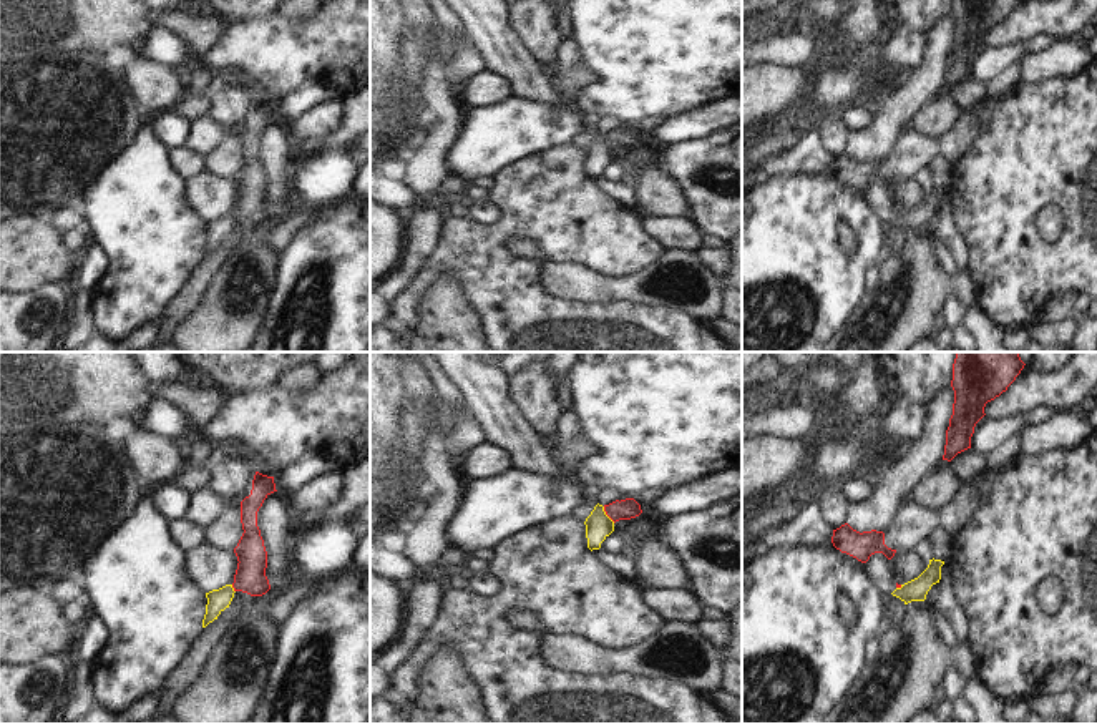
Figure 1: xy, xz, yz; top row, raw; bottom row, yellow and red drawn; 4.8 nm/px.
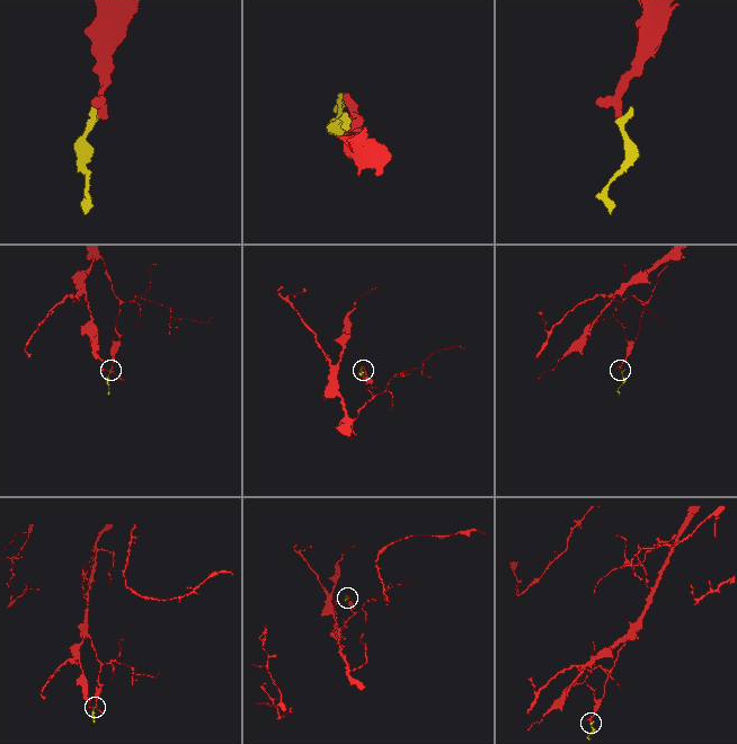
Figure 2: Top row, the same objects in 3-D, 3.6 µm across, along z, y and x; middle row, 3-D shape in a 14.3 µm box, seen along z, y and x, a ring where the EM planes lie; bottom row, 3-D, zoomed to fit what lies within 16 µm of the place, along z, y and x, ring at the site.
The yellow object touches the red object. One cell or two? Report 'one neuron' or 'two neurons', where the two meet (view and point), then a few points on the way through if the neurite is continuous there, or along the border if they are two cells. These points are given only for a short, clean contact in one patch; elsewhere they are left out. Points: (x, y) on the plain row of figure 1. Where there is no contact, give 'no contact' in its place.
two neurons; contact xz (606, 143); border xz (603, 135), (614, 150)

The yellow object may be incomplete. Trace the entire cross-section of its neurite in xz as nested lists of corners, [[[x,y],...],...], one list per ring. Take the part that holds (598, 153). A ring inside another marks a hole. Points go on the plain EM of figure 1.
[[[596,133],[584,149],[588,176],[599,178],[601,171],[614,159],[614,149],[606,143],[602,133]]]

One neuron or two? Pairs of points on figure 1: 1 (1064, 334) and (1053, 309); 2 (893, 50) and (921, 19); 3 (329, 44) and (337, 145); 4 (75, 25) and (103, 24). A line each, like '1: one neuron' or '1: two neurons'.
1: two neurons
2: two neurons
3: two neurons
4: one neuron

